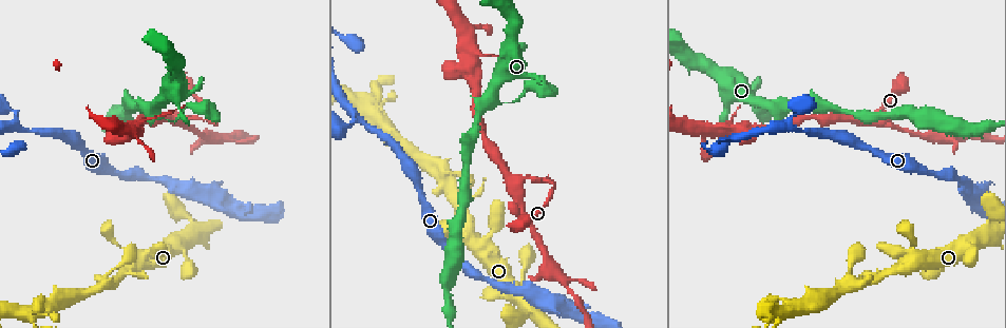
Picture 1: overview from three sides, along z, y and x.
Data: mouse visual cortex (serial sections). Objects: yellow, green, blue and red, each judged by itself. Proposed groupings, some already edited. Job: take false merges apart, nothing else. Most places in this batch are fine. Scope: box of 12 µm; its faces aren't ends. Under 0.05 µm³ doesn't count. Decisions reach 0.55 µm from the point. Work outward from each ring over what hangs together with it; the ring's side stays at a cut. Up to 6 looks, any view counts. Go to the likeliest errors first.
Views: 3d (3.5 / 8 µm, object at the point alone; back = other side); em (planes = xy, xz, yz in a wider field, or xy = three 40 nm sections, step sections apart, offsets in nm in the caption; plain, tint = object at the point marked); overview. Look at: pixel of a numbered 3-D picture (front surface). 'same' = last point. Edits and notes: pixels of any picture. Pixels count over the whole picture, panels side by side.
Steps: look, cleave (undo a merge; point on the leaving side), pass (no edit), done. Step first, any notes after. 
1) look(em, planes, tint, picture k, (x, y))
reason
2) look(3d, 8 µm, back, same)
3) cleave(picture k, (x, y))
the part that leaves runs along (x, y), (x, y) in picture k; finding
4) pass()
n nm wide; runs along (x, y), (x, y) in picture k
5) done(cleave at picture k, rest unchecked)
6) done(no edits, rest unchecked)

look(em, xy, step 3, tint, picture 1, (860, 124))
sharp bend

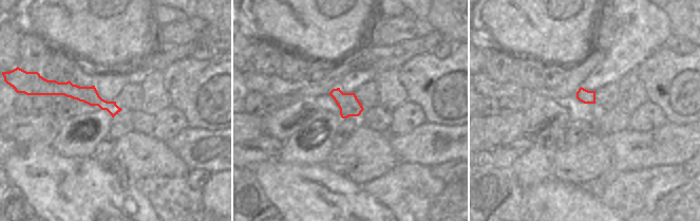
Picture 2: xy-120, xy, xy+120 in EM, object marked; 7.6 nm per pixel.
look(3d, 3.5 µm, same)

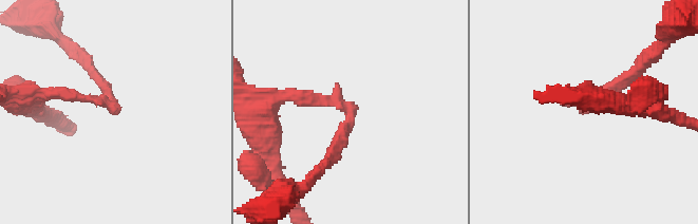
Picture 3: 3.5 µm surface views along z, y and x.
pass()
runs along (326, 162), (350, 111), (281, 97) in picture 3; continuous, no second cell

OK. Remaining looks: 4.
look(3d, 3.5 µm, back, picture 1, (169, 120))
narrows sharply

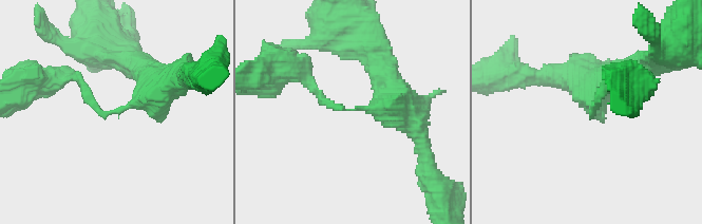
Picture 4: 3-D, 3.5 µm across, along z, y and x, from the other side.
look(em, planes, plain, picture 4, (589, 112))
shape alone is not enough

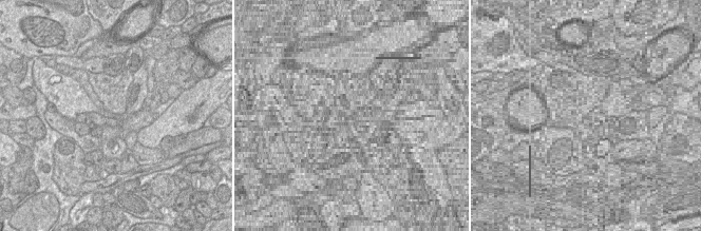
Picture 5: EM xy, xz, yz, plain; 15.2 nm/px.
look(em, planes, tint, same)
where the object lies

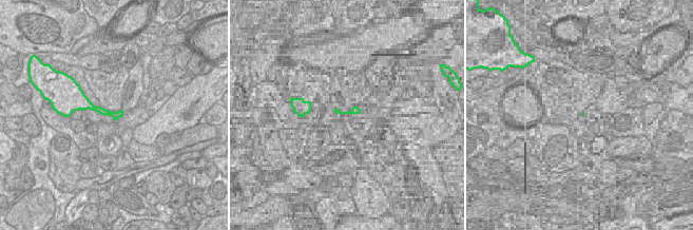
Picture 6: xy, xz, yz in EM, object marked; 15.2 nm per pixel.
pass()
runs along (392, 91), (379, 110), (343, 110), (301, 77) in picture 4; one cell here

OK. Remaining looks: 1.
done(no edits, rest unchecked)

